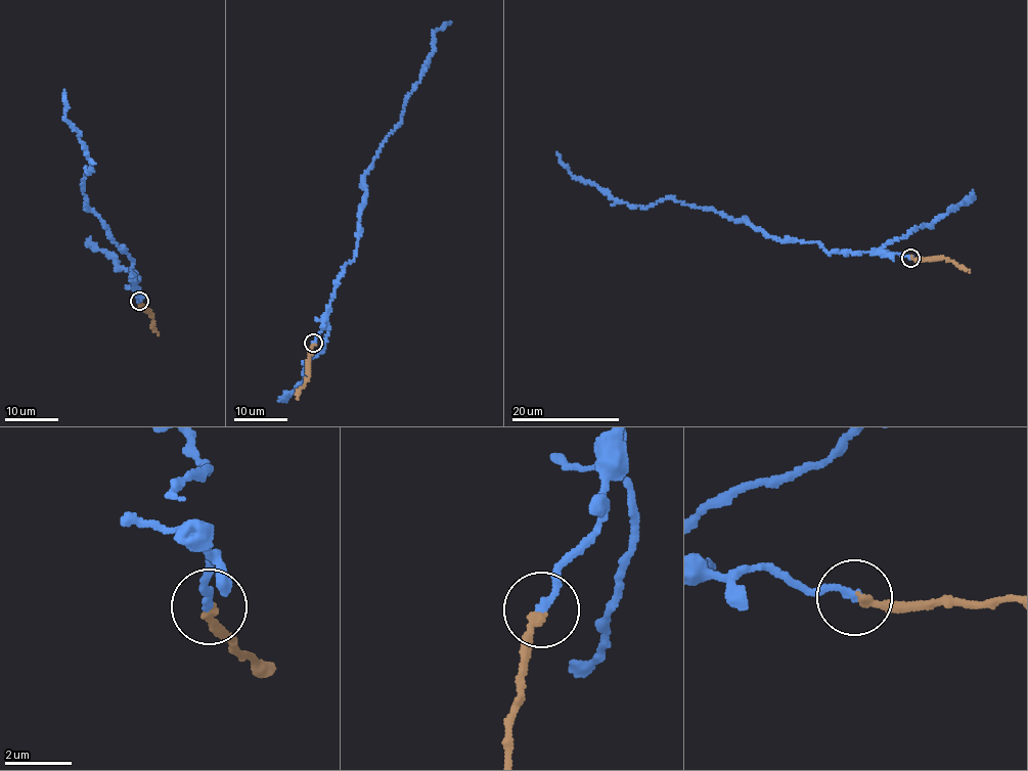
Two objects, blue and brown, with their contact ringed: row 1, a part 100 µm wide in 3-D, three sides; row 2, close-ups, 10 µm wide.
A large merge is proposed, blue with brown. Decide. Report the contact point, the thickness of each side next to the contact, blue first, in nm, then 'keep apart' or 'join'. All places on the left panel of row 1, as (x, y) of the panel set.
place (139, 301); calibres 200 and 200 nm; join

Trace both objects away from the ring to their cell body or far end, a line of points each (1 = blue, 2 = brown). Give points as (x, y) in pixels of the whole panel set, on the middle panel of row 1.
1: (313, 343), (343, 267), (356, 254), (364, 175), (399, 125), (406, 98), (435, 50), (434, 33), (450, 23)
2: (313, 344), (307, 381), (297, 398)

